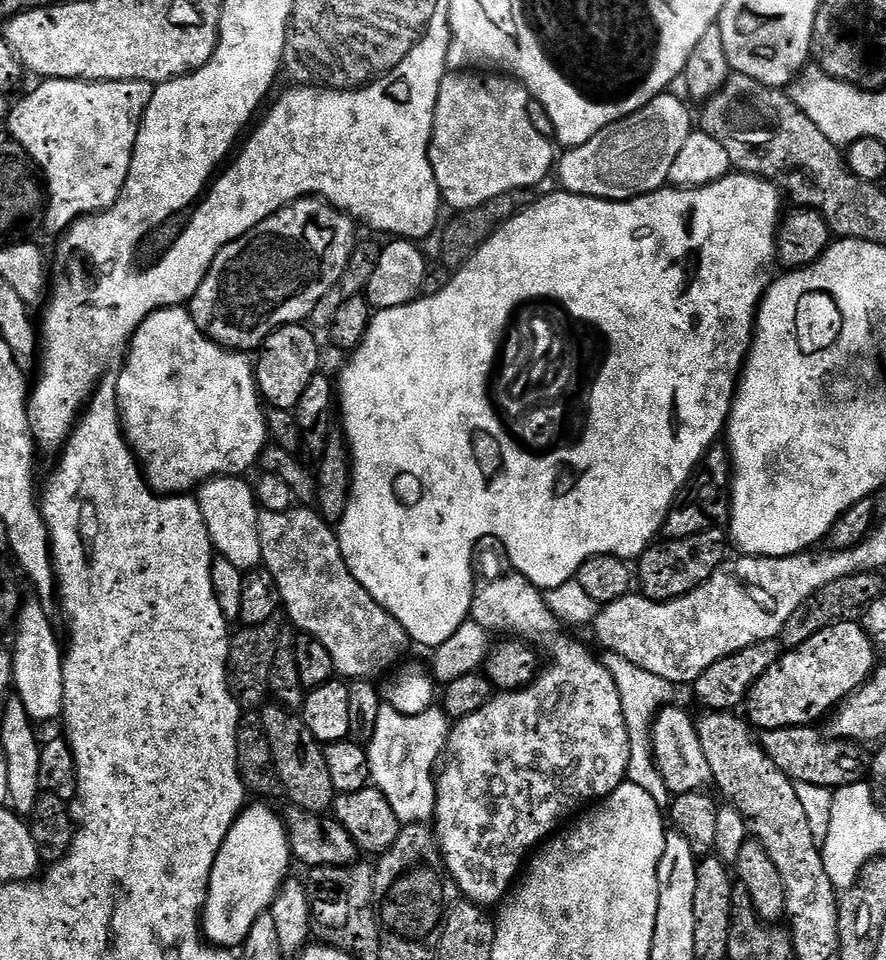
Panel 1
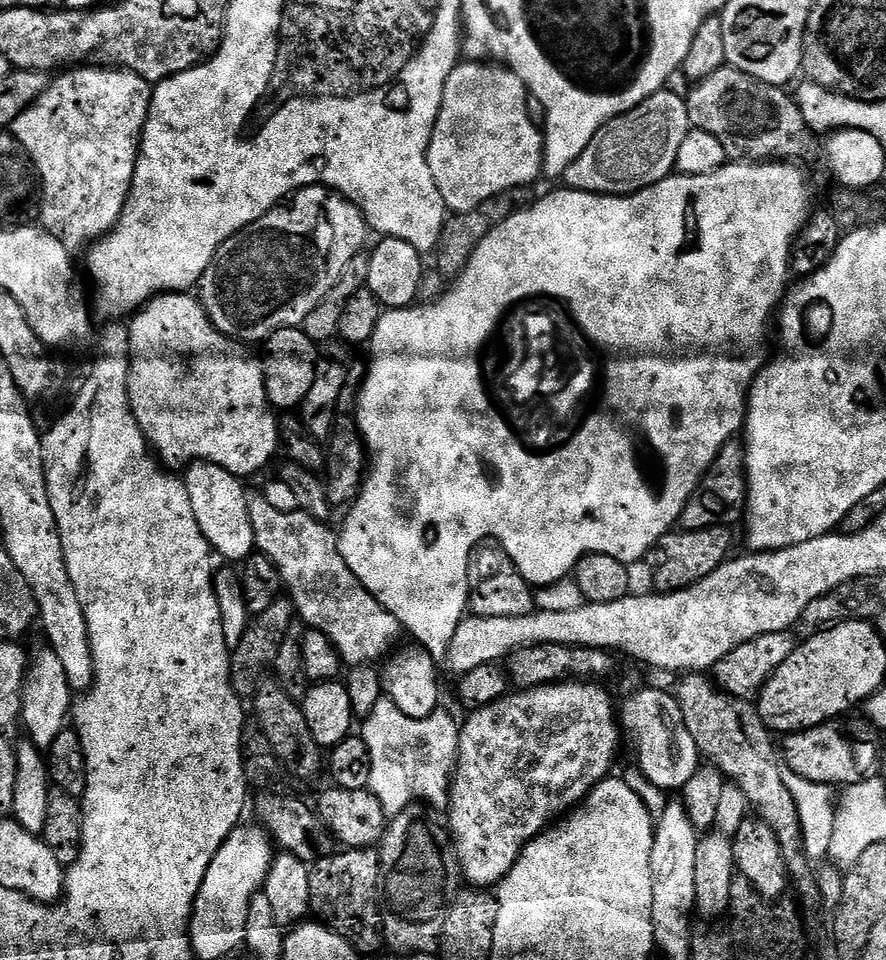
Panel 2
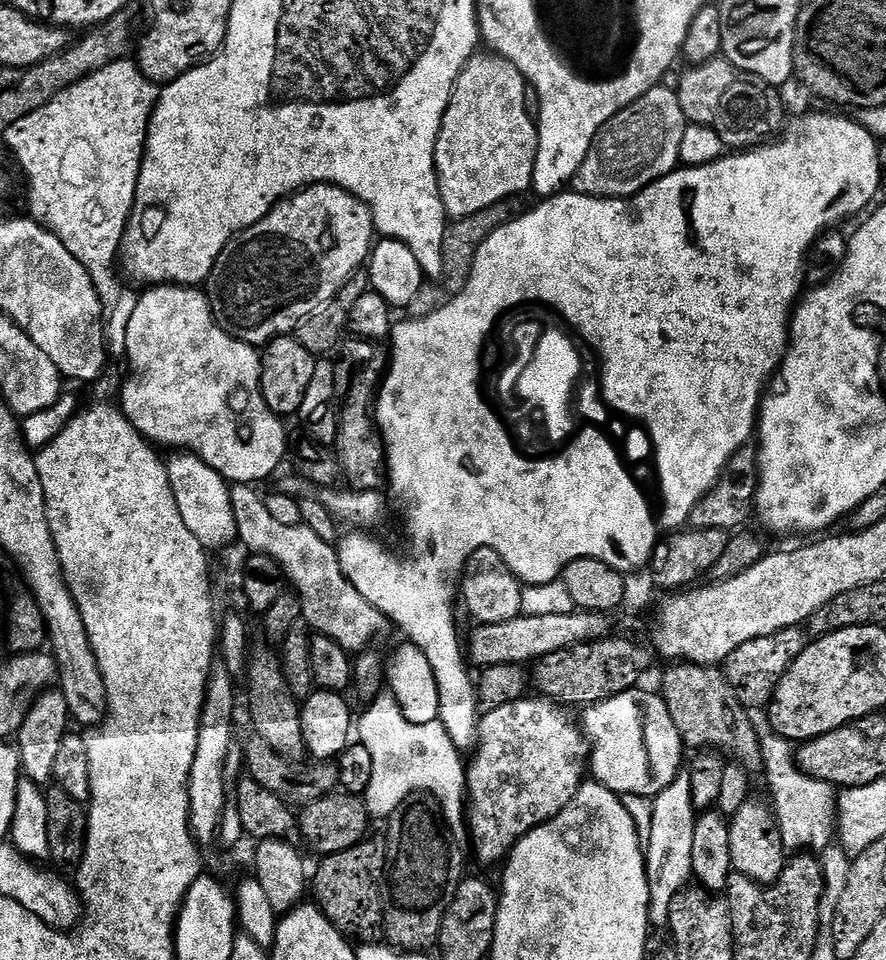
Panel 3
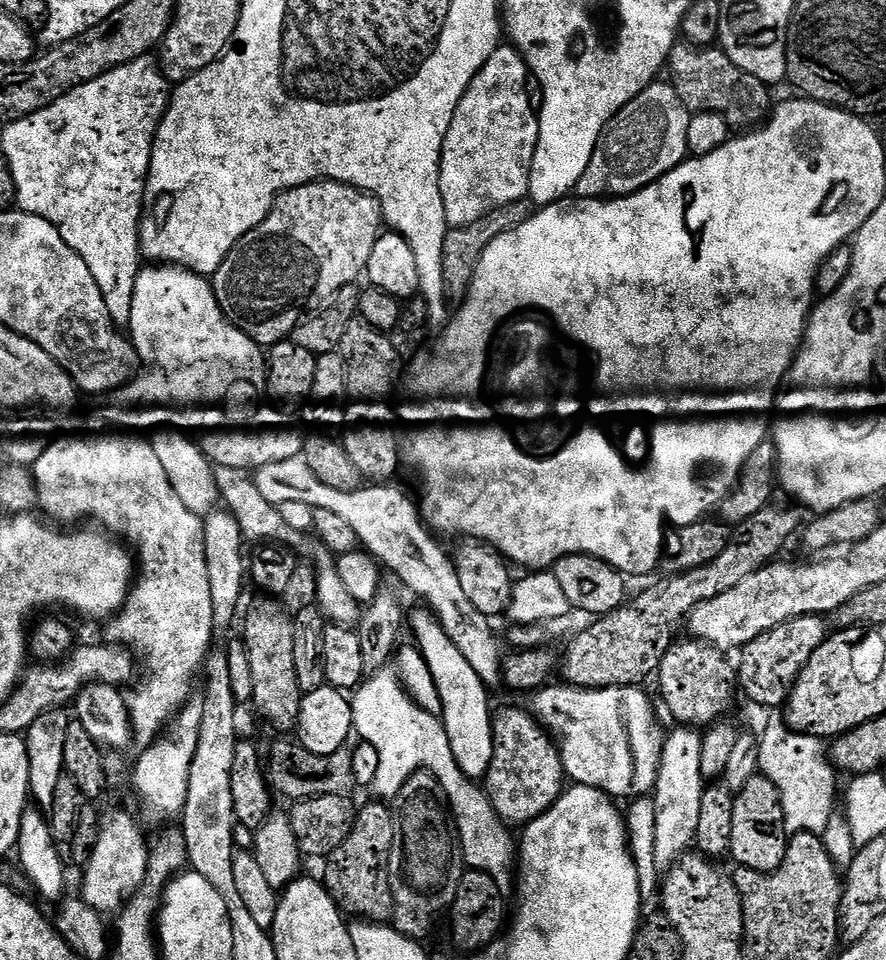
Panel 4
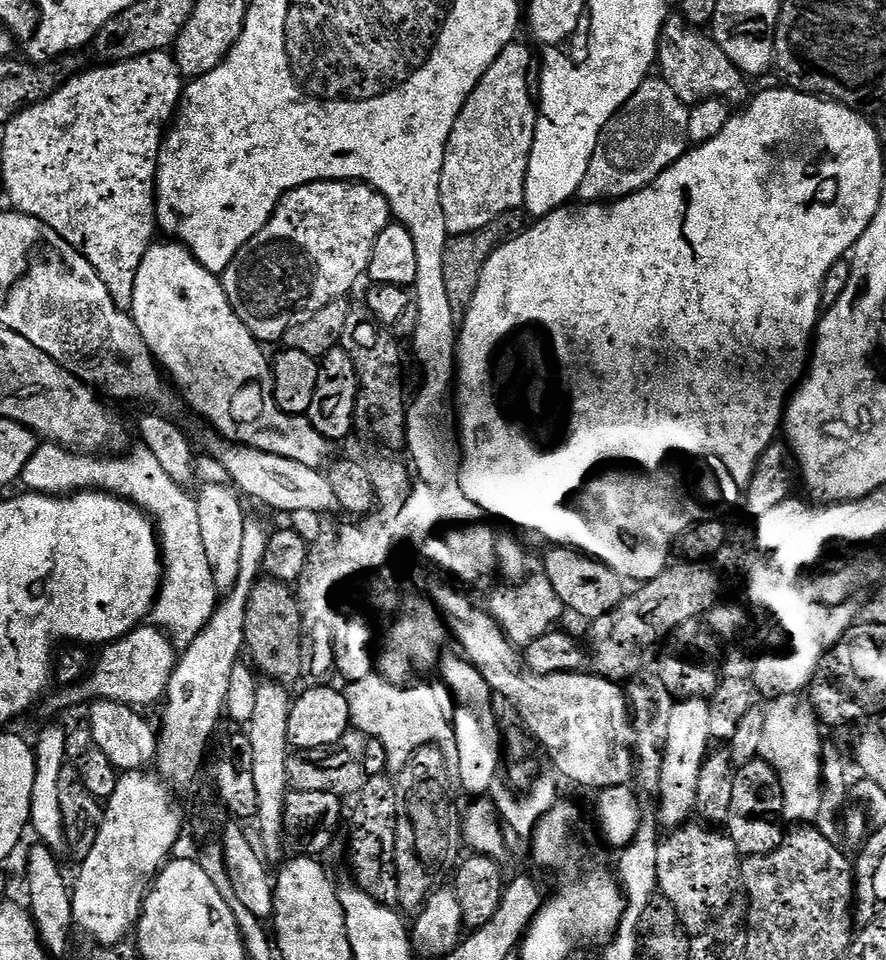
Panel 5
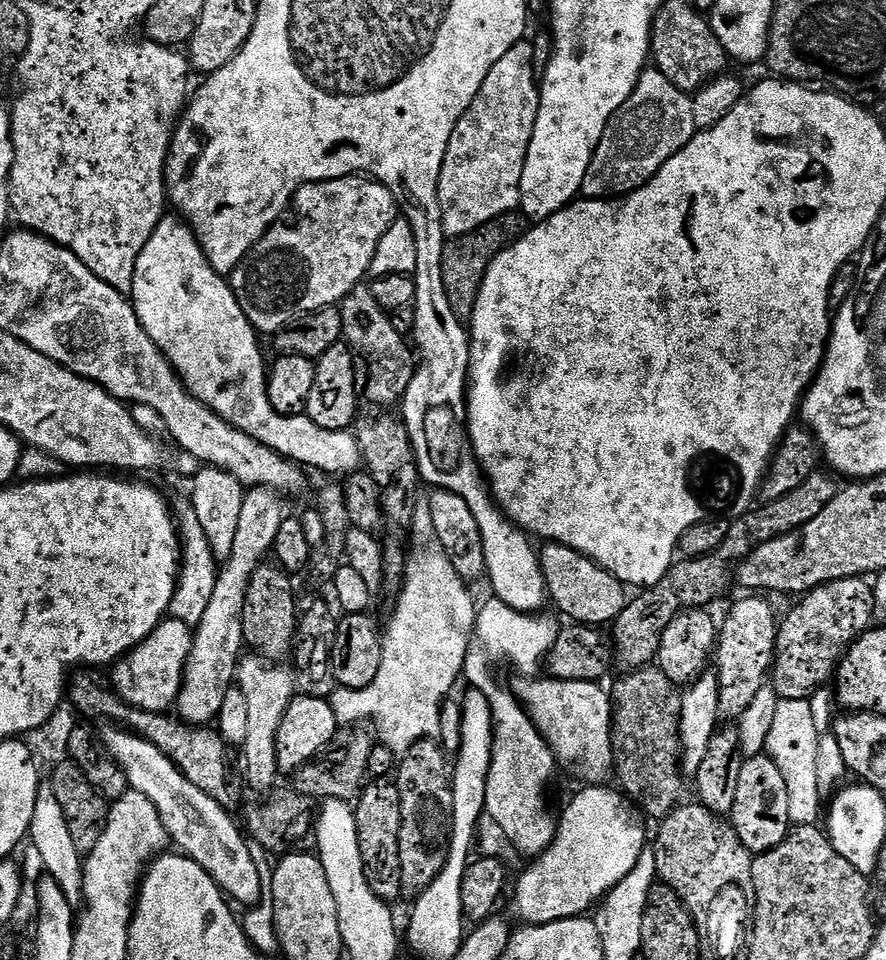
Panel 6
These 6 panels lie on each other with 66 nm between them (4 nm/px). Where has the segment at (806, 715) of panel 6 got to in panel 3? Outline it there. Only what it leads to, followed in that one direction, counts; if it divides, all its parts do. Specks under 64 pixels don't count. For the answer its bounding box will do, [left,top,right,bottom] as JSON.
[761,734,837,854]

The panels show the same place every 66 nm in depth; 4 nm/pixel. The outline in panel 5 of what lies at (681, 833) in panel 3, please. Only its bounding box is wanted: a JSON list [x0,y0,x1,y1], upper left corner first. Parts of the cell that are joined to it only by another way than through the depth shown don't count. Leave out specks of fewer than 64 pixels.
[658,698,713,830]

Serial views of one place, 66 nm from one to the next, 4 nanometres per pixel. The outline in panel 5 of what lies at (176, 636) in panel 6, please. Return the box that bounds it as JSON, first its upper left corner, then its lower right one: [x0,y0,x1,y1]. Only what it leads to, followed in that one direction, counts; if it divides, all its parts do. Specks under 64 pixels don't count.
[38,626,178,716]

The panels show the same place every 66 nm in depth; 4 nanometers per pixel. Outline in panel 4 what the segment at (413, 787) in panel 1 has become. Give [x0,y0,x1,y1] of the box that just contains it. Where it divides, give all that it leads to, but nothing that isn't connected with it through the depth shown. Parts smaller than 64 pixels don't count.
[352,667,518,897]

